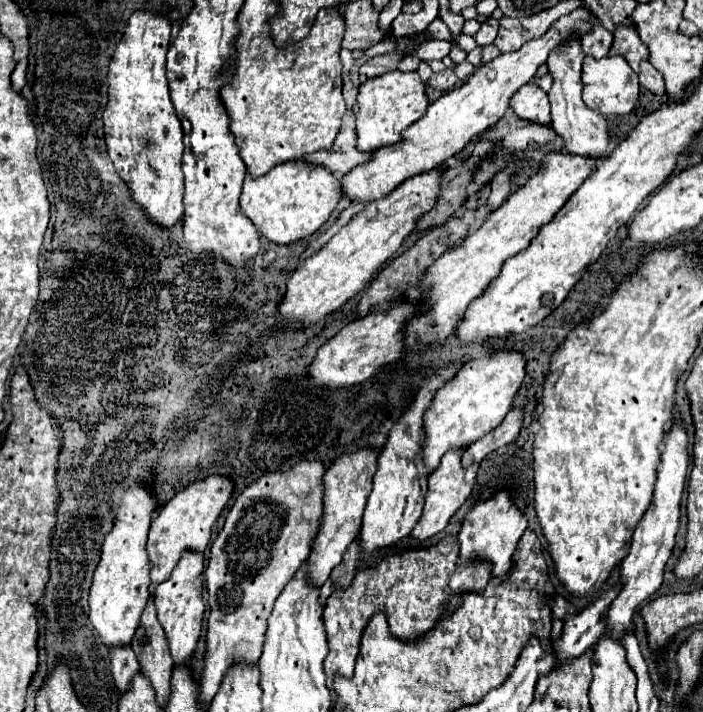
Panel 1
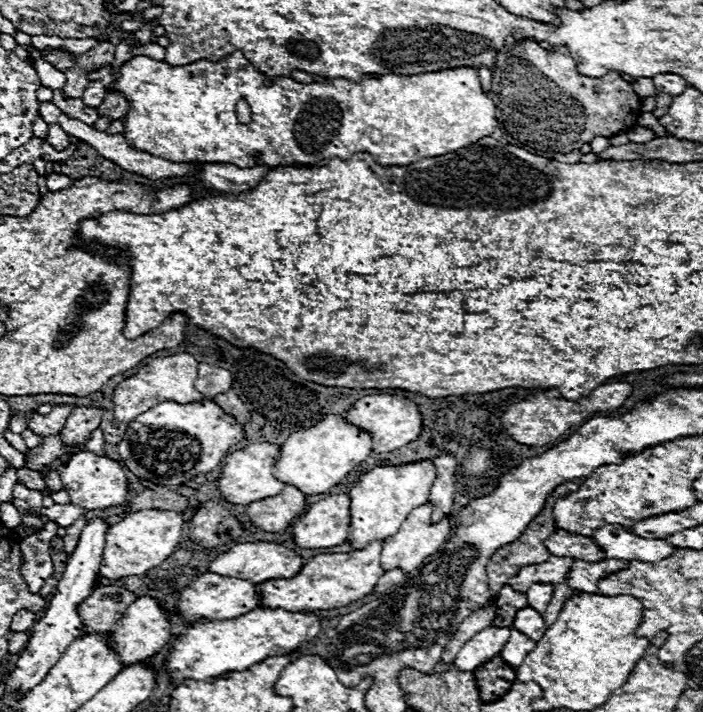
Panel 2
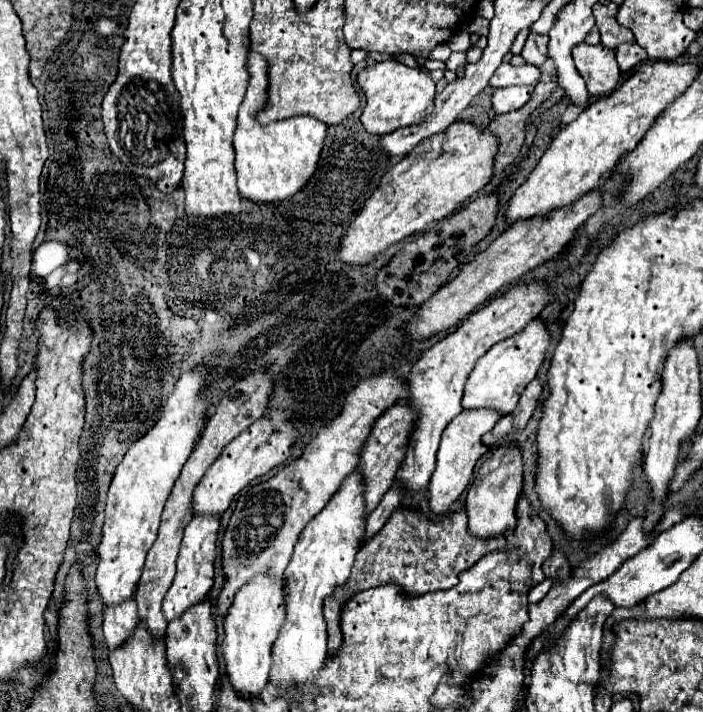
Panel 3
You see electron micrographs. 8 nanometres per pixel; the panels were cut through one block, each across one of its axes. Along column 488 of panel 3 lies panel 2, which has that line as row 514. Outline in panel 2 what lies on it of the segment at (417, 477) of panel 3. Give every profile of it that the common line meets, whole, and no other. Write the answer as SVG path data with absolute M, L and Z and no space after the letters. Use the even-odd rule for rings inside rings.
M332 494L308 506L308 510L292 526L292 538L300 548L332 548L346 542L348 524L348 494Z

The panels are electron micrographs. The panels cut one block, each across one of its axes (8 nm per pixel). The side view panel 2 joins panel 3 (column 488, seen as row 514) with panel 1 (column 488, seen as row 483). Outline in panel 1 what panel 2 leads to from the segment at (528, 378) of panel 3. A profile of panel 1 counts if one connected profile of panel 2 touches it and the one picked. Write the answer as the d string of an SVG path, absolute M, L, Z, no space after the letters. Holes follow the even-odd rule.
M496 352L480 360L464 364L458 374L448 380L436 394L430 408L424 412L424 442L422 442L422 460L432 474L440 458L448 450L462 450L474 444L478 438L490 434L512 408L512 400L524 380L526 358L518 352Z

